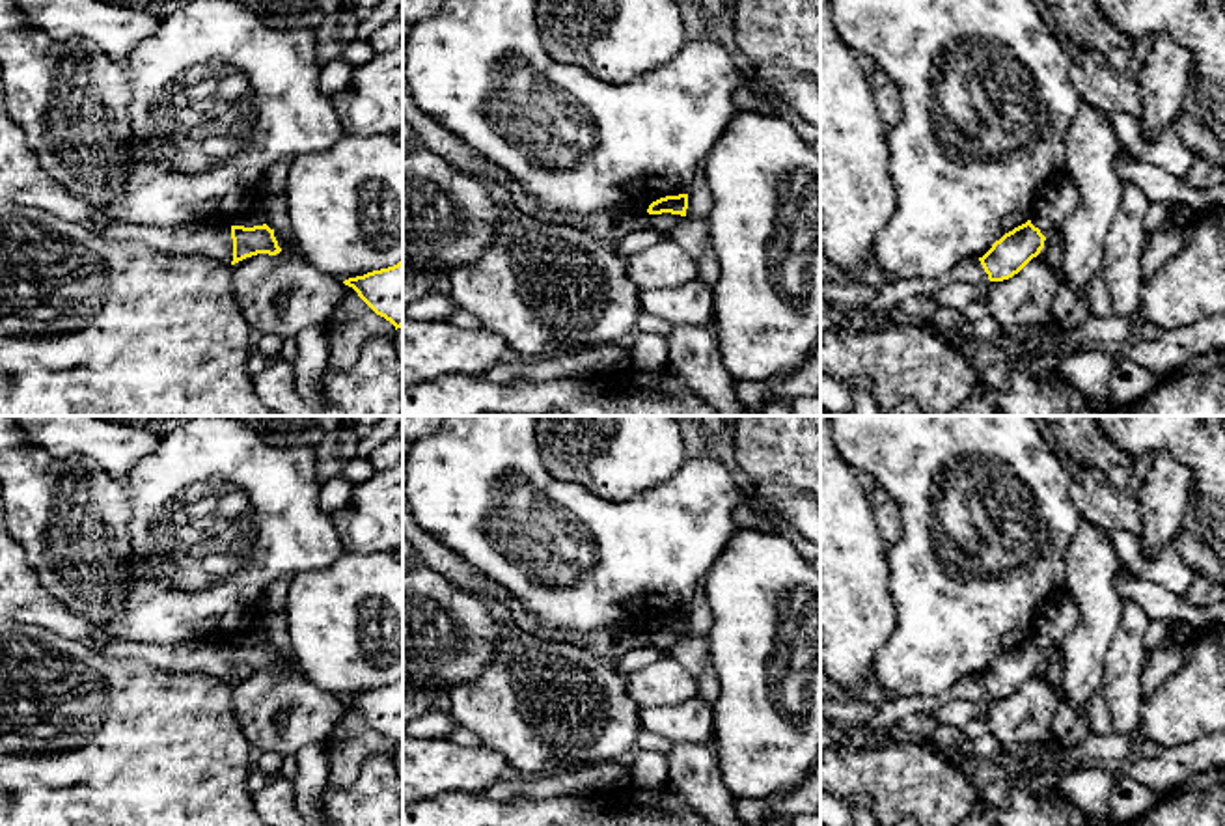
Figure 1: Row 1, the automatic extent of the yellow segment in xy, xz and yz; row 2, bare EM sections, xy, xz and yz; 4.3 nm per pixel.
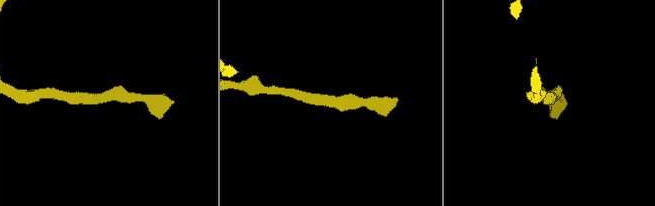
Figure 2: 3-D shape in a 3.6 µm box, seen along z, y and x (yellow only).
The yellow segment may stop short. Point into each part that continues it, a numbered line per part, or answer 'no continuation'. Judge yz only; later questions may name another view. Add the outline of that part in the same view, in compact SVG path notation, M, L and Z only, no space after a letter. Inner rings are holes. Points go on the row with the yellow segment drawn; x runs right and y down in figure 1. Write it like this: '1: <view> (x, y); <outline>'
no continuation

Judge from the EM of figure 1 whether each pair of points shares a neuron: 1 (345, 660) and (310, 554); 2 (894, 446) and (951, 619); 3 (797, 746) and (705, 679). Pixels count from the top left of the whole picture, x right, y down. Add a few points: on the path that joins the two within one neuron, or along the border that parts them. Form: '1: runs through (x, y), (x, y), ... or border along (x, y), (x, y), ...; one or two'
1: border along (344, 552), (327, 565), (304, 569), (293, 577); two
2: runs through (922, 489), (925, 554), (935, 567), (935, 577); one
3: border along (707, 646), (718, 683), (718, 700), (713, 707); two

